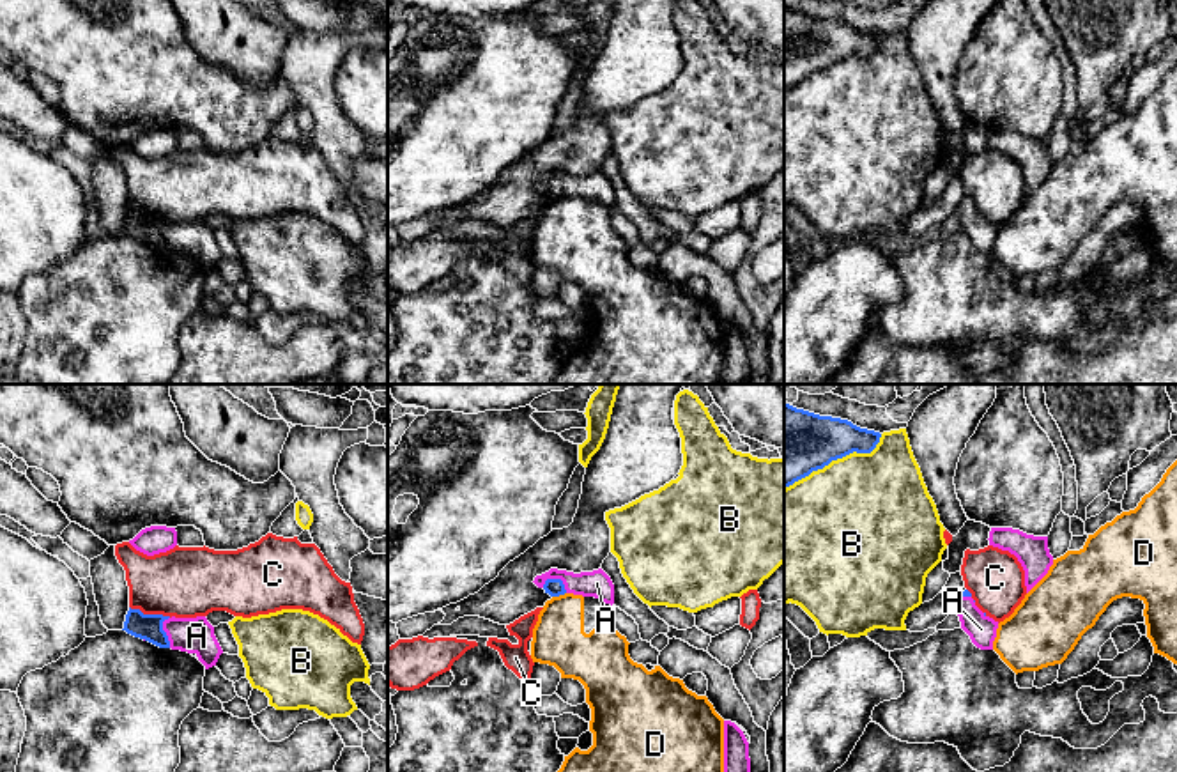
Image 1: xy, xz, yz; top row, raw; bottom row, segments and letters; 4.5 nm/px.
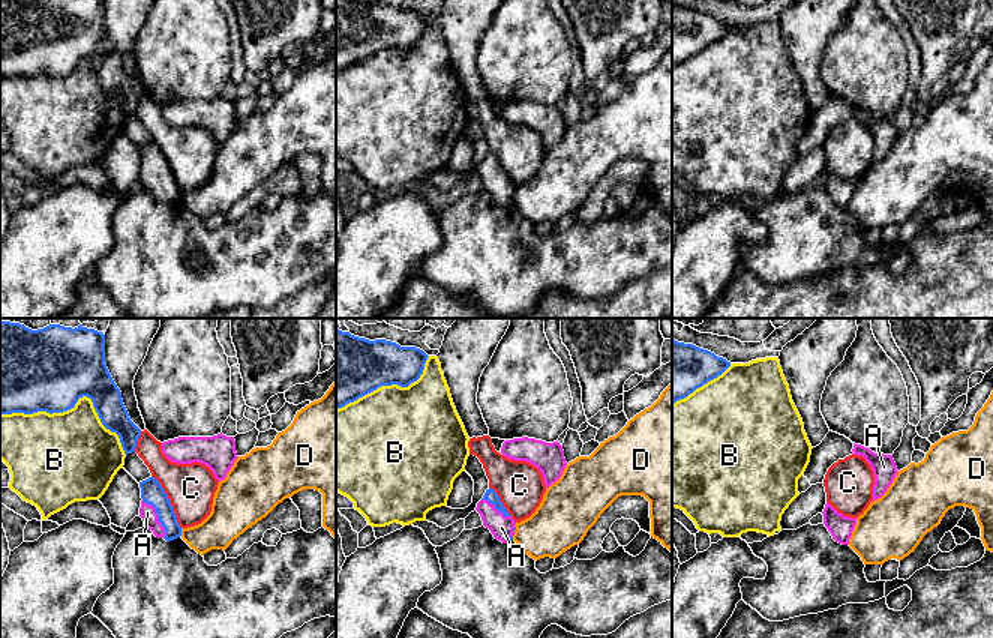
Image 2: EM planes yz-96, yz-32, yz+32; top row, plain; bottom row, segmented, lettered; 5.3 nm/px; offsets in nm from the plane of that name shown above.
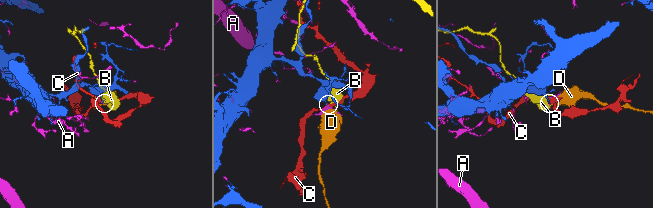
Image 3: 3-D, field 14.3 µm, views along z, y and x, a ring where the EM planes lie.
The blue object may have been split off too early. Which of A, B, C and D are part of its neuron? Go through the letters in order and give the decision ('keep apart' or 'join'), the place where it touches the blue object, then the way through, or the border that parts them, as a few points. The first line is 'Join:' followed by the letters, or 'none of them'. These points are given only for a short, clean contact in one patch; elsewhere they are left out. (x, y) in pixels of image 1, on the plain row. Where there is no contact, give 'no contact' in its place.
Join: A
A: join; contact xz (558, 183)
B: keep apart; contact yz (836, 62)
C: keep apart; contact xy (151, 218)
D: keep apart; contact xz (558, 199)

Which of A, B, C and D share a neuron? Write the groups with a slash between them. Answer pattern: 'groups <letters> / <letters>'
groups A / B / C / D

